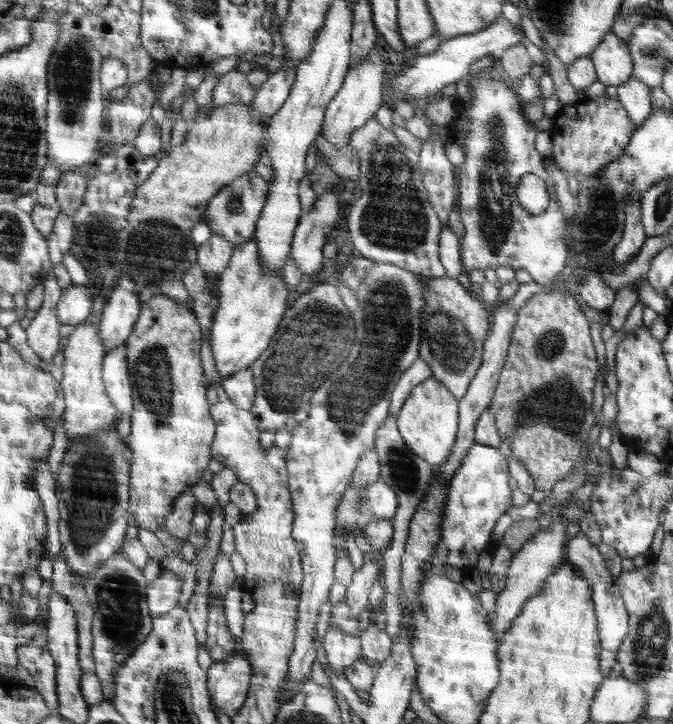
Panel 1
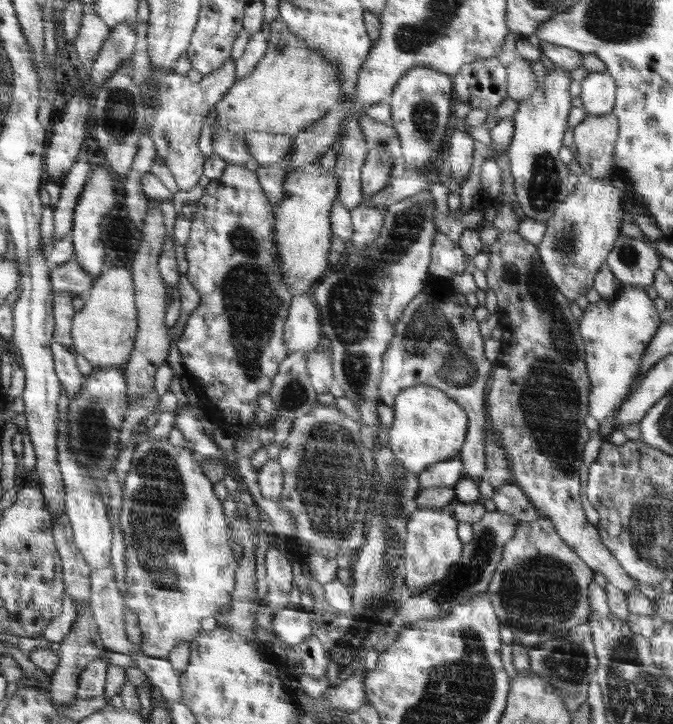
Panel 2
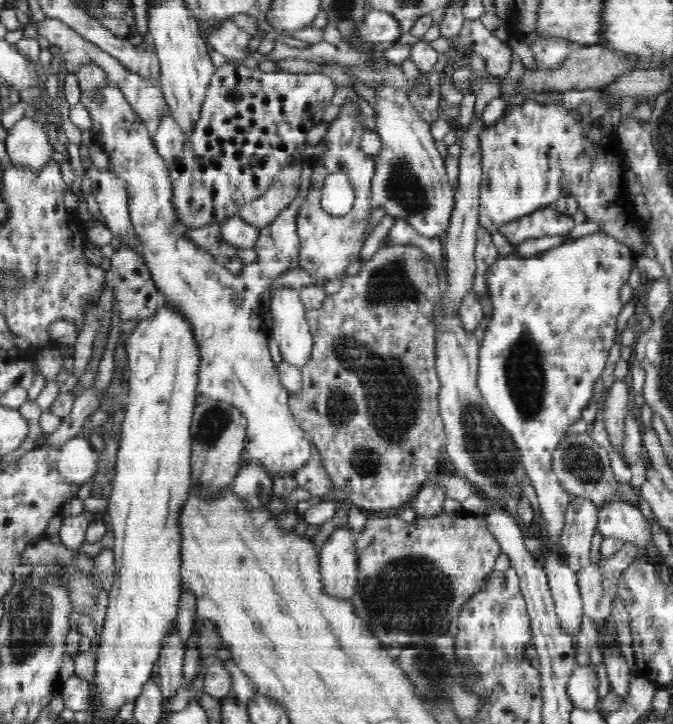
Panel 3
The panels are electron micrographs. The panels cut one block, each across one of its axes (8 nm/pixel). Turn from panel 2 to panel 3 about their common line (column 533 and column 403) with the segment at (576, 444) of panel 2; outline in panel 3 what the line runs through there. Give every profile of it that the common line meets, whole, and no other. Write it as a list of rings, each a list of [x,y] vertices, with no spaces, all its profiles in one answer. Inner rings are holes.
[[[381,243],[373,257],[364,262],[357,276],[347,276],[342,280],[342,290],[328,295],[321,308],[307,312],[306,319],[314,340],[311,358],[301,369],[302,392],[289,394],[288,405],[292,415],[306,436],[318,449],[326,474],[347,494],[347,502],[356,504],[368,513],[382,511],[392,513],[396,508],[414,500],[420,487],[434,474],[438,467],[438,456],[446,440],[445,429],[439,414],[438,392],[441,382],[436,375],[435,363],[435,309],[441,303],[444,288],[439,282],[439,274],[430,258],[416,245]]]

